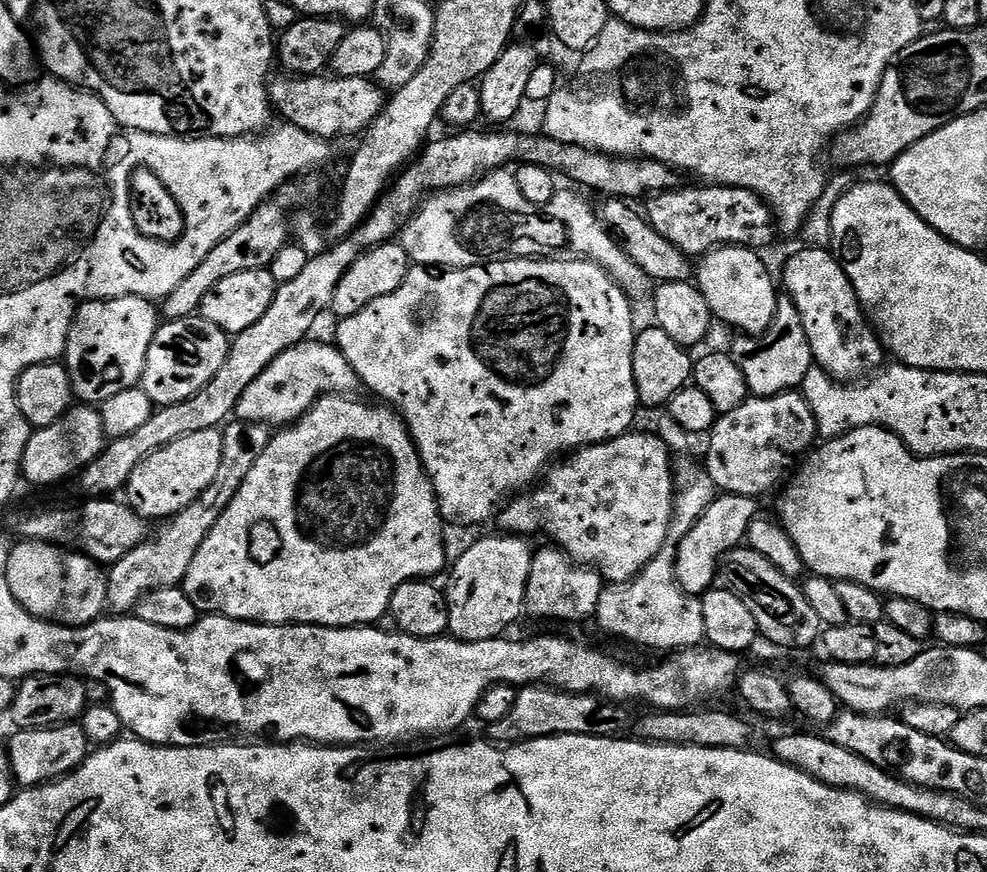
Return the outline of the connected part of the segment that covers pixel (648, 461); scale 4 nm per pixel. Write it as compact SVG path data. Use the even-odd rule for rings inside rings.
M629 430L601 444L590 444L553 463L535 487L513 495L501 507L498 513L498 521L504 527L501 529L525 538L533 538L539 532L549 536L552 539L549 541L555 547L567 552L578 563L595 568L608 584L627 584L634 579L669 543L678 491L674 479L673 453L651 431L636 431Z

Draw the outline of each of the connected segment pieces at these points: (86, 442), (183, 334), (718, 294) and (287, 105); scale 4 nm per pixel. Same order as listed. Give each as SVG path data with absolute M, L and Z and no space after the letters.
M73 406L58 422L33 431L30 442L26 442L20 470L25 481L48 488L51 484L60 484L67 476L75 477L94 458L98 458L106 447L104 423L99 411L92 408Z
M199 314L161 323L146 354L142 381L144 392L158 406L182 402L198 394L198 390L202 390L202 386L206 386L210 378L214 378L218 370L222 370L229 347L229 333Z
M721 246L699 257L694 283L710 306L713 317L744 334L759 334L774 322L778 291L759 251L748 246Z
M280 74L268 86L268 94L272 107L277 113L284 115L283 119L293 124L298 130L306 130L311 136L319 136L329 142L335 141L335 136L359 137L380 116L386 103L386 92L375 79L363 76L362 78L342 78L341 76L317 74L315 76L293 76Z

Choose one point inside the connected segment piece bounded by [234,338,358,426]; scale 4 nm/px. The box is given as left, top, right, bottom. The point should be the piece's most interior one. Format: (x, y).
(287, 389)

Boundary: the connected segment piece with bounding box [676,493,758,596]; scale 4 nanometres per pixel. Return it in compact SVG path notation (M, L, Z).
M717 495L702 518L676 546L676 580L680 588L691 596L701 596L713 587L718 576L719 562L726 552L739 547L747 537L749 523L757 517L757 501L753 497Z

